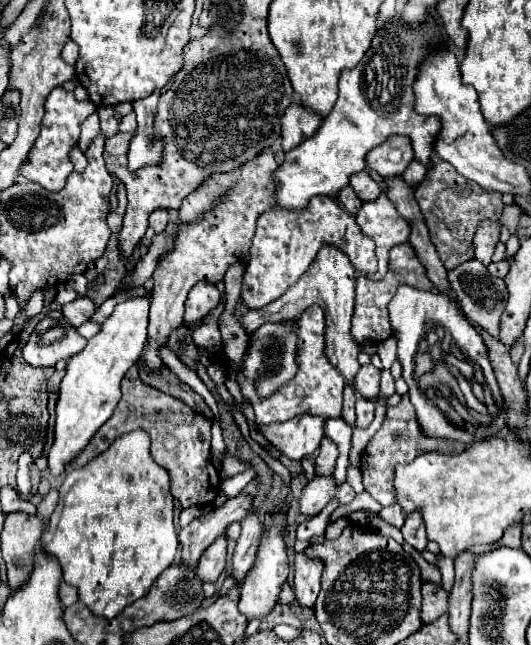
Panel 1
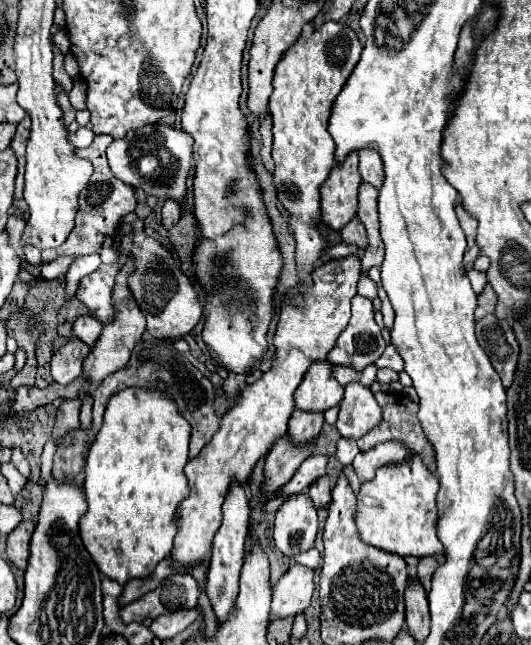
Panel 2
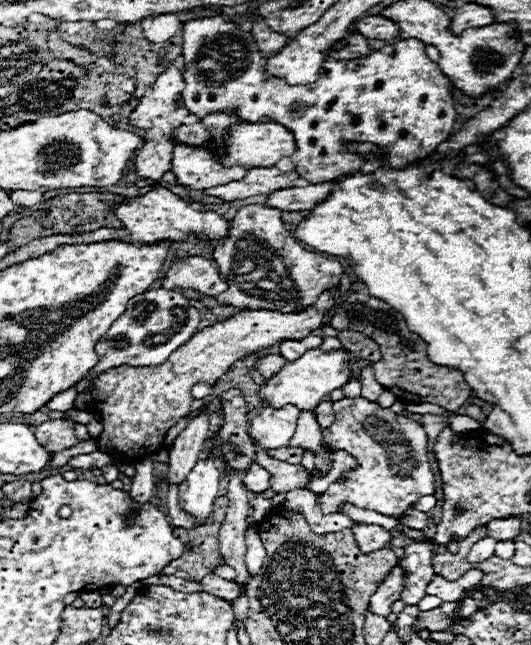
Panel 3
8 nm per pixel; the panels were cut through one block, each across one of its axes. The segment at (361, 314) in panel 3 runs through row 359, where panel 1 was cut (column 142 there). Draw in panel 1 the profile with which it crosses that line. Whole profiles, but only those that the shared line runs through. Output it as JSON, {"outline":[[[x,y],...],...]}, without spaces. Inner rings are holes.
{"outline":[[[140,378],[136,380],[124,380],[122,382],[122,398],[118,402],[118,408],[114,410],[112,418],[96,432],[96,436],[90,440],[90,444],[84,448],[84,452],[78,456],[78,466],[88,464],[92,458],[102,454],[110,442],[114,442],[118,436],[142,428],[152,438],[152,458],[164,466],[172,480],[172,494],[182,504],[182,508],[188,506],[210,506],[214,498],[220,492],[220,476],[210,460],[210,426],[212,420],[204,414],[198,414],[194,408],[184,404],[178,398],[172,398],[148,384],[144,384]],[[172,436],[178,440],[176,450],[168,452],[164,446],[164,438]]]}

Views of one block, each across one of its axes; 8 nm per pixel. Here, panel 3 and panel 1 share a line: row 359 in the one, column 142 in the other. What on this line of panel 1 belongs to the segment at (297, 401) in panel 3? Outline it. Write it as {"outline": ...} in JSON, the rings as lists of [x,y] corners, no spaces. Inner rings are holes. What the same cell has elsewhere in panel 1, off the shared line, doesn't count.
{"outline":[[[150,296],[130,298],[118,304],[112,316],[102,324],[102,330],[88,340],[86,348],[68,360],[66,376],[62,378],[56,402],[54,444],[48,452],[48,472],[52,478],[66,472],[66,466],[78,458],[98,428],[112,416],[120,400],[120,382],[128,368],[142,358],[144,344],[148,342],[148,306]]]}

